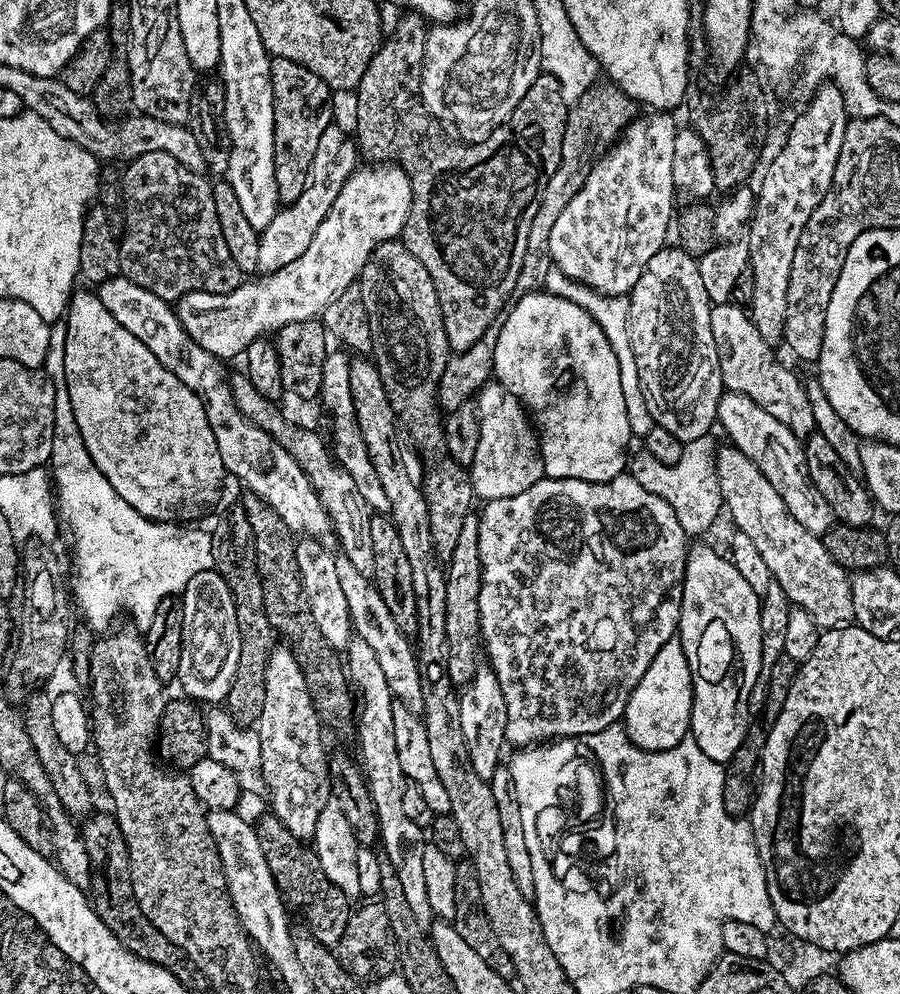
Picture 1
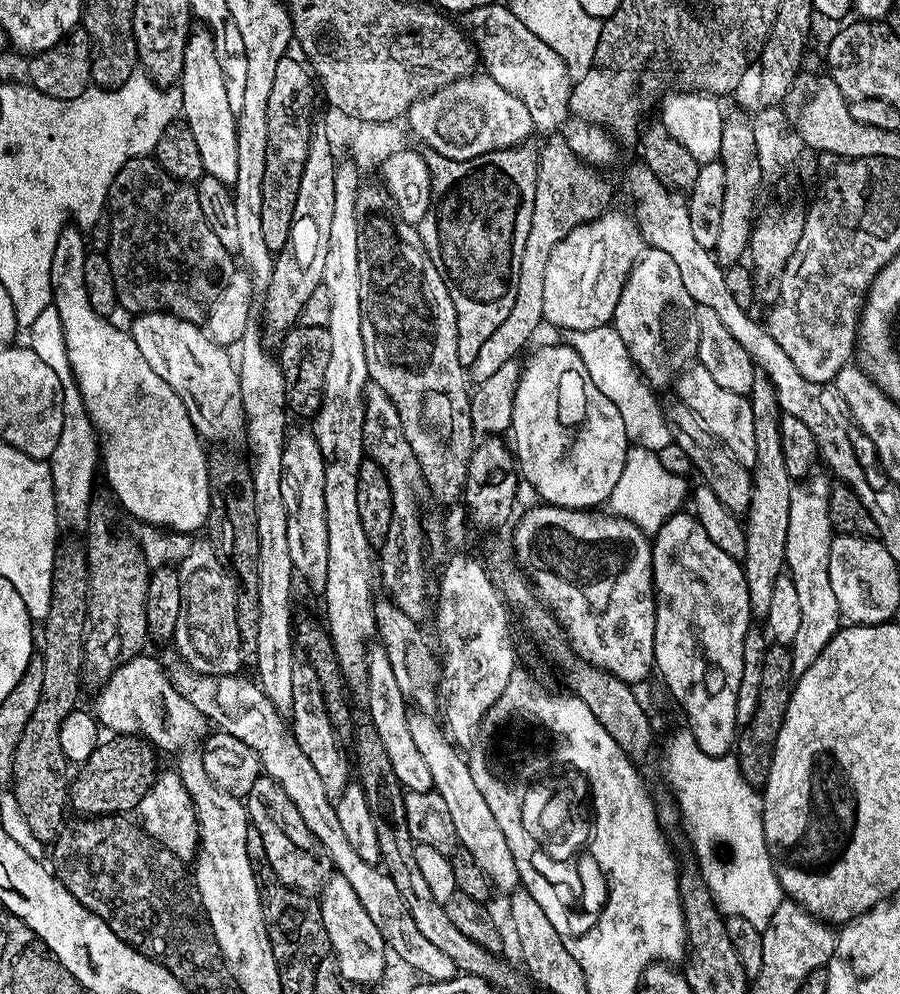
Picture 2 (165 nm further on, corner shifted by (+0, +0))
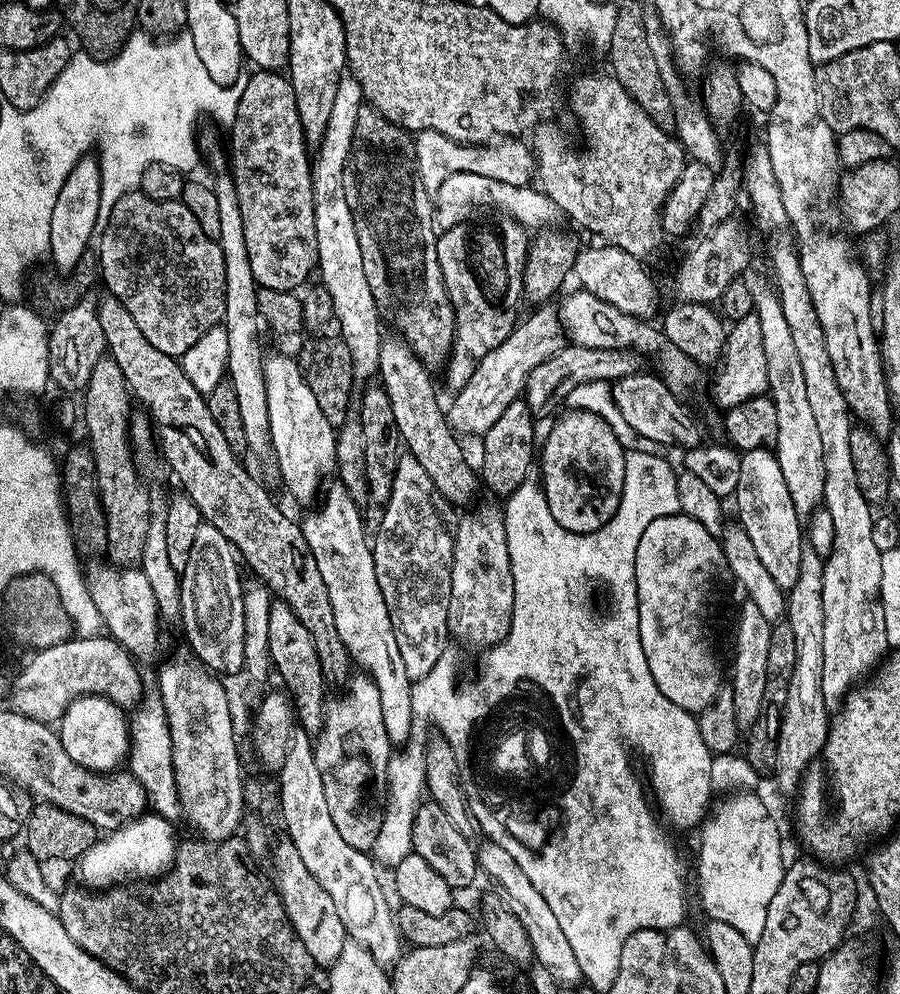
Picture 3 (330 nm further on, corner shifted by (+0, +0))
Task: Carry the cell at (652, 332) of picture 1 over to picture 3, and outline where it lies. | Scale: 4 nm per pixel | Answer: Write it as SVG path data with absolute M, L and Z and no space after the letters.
M601 243L601 248L581 247L576 254L576 261L571 270L571 275L583 291L594 294L610 306L618 306L631 316L648 318L656 308L656 284L652 281L650 273L644 269L645 261L641 257L630 254L626 250L617 248L611 243Z

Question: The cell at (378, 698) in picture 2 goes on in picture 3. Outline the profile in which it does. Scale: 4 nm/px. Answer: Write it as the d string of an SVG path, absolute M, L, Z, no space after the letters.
M339 480L331 481L327 488L323 491L321 502L323 496L324 500L320 509L302 520L304 537L326 585L338 636L345 644L351 661L362 667L359 669L369 675L378 687L388 740L393 745L402 746L411 732L412 681L400 658L392 622L378 586L370 540L368 534L366 538L359 503Z

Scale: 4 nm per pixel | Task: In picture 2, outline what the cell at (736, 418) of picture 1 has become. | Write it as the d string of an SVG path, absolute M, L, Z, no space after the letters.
M699 362L693 363L680 373L674 388L680 391L679 403L686 405L703 422L708 433L716 437L738 463L745 466L756 463L754 414L751 403L745 397L718 386L718 382L710 378L710 370L706 370L706 366Z

